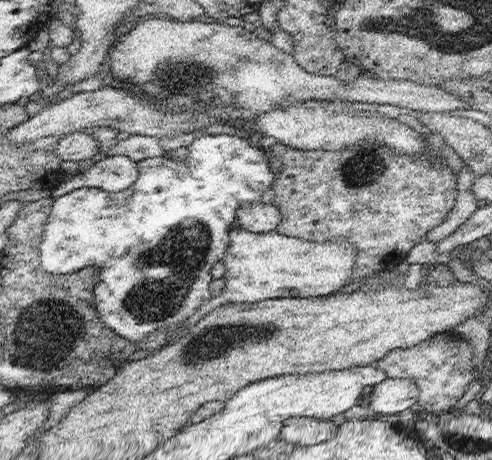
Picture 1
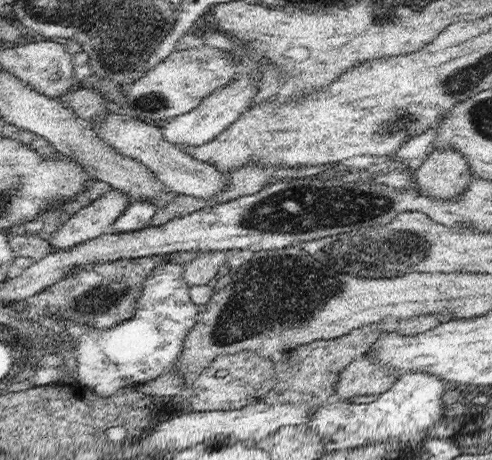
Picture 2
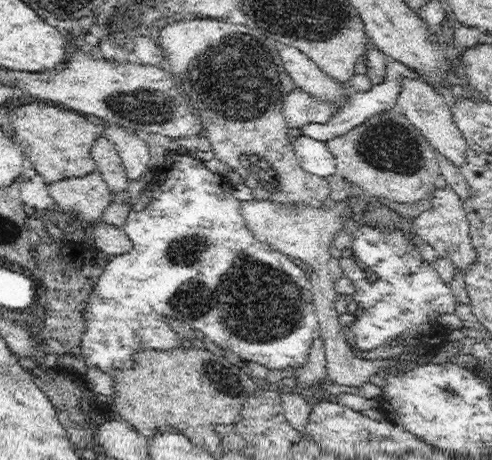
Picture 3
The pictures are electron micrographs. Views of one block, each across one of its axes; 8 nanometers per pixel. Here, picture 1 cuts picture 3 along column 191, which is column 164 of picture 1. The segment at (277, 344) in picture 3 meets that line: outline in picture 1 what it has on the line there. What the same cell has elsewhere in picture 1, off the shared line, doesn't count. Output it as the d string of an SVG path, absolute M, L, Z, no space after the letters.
M211 134L211 136L195 136L195 140L187 146L187 158L185 160L171 160L173 156L171 154L165 154L165 156L153 156L153 158L145 158L145 160L139 160L137 162L137 168L139 168L139 178L137 182L123 190L123 192L105 192L105 190L99 190L99 188L77 188L73 192L67 192L59 198L53 200L53 206L51 206L51 214L47 218L47 224L43 228L43 240L41 240L41 268L47 272L47 274L73 274L77 270L83 270L83 268L97 268L99 270L99 276L97 276L97 282L95 282L95 288L93 288L93 306L95 310L101 314L101 320L107 328L111 328L111 332L115 332L117 336L121 336L125 340L125 344L139 344L143 342L153 330L157 330L159 326L171 326L179 320L185 320L193 314L193 310L197 306L203 304L203 300L209 300L209 282L213 280L209 276L209 270L215 262L223 260L223 254L227 252L229 248L229 232L231 232L231 224L233 220L237 220L237 208L243 204L243 202L257 202L261 200L261 194L265 190L269 190L269 186L273 184L275 176L271 174L269 170L269 164L267 164L267 156L269 152L261 150L261 148L255 148L255 146L249 146L249 140L245 138L237 138L237 136L227 136L227 134Z

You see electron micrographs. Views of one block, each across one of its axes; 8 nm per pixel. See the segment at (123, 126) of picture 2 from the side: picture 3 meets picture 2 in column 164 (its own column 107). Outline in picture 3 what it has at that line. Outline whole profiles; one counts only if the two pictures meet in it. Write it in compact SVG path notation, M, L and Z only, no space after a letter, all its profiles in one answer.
M100 134L92 144L92 158L98 166L98 172L110 186L112 194L128 190L128 178L124 170L124 162L116 150L116 144L106 138L106 134Z

